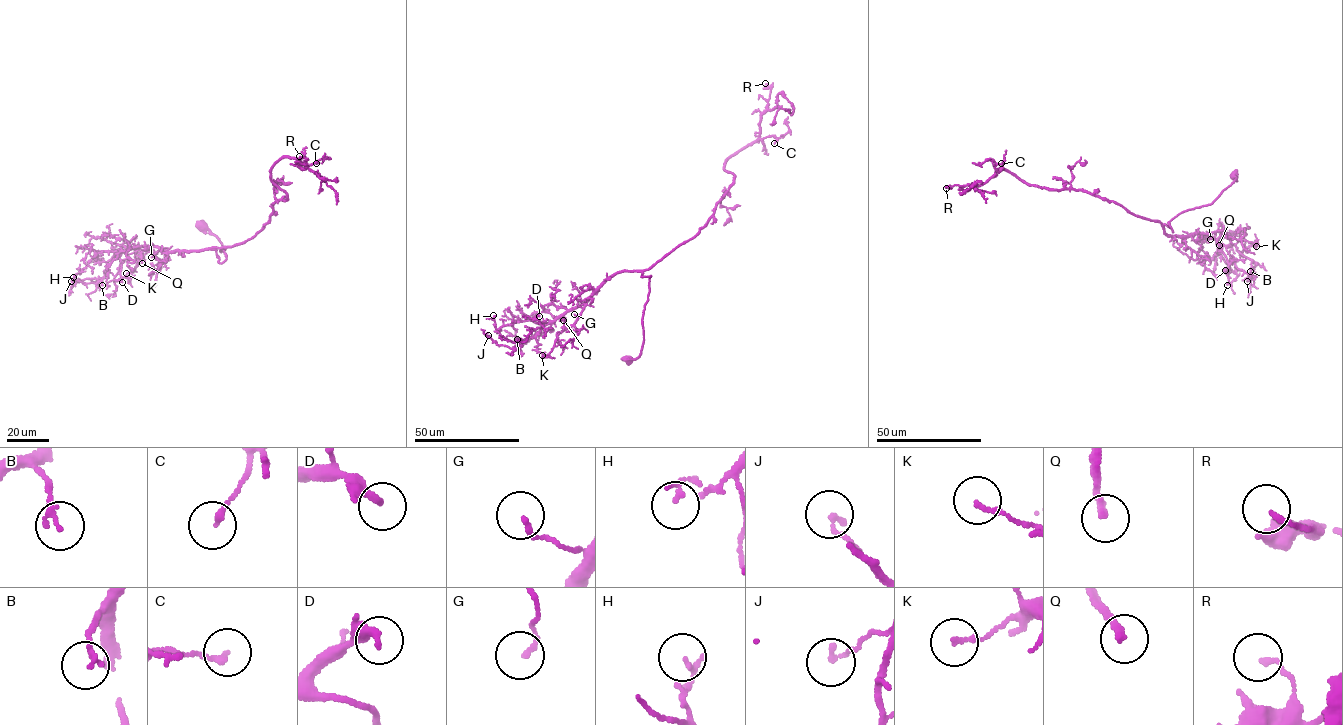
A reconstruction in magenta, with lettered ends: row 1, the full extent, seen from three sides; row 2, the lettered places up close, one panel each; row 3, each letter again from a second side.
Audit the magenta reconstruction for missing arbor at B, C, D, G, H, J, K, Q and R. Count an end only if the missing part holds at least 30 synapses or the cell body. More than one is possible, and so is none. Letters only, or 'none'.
Q

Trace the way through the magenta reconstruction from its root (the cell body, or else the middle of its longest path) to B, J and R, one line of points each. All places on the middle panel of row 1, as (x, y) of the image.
B: (627, 359), (638, 357), (644, 339), (650, 276), (641, 277), (640, 271), (617, 272), (521, 345), (517, 339)
J: (627, 359), (638, 357), (644, 339), (650, 276), (640, 271), (608, 277), (517, 348), (488, 335)
R: (627, 359), (644, 339), (650, 276), (638, 271), (713, 214), (733, 182), (724, 161), (759, 137), (765, 83)

